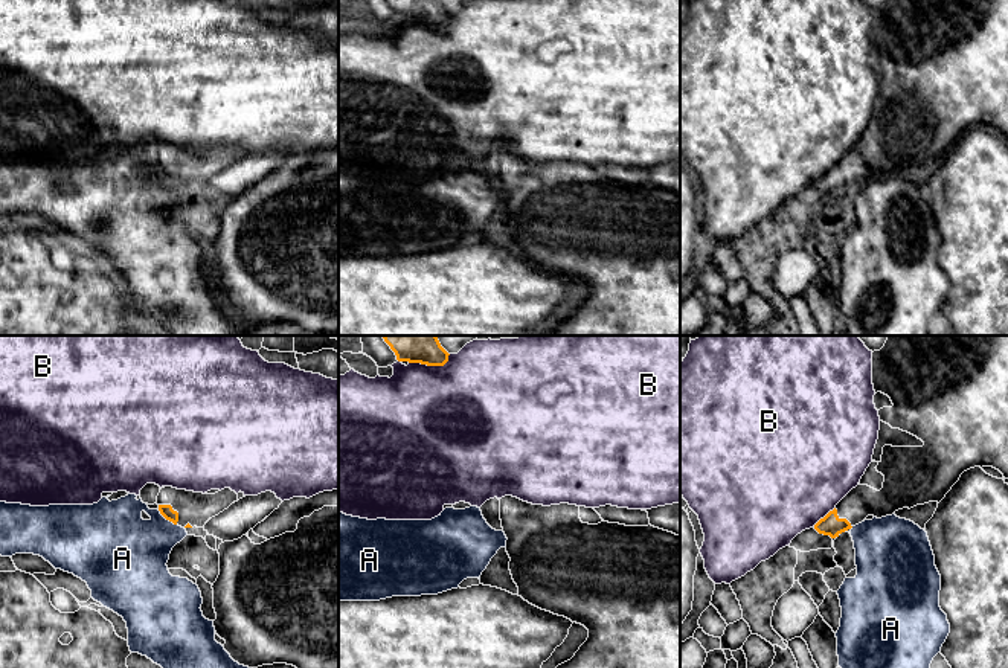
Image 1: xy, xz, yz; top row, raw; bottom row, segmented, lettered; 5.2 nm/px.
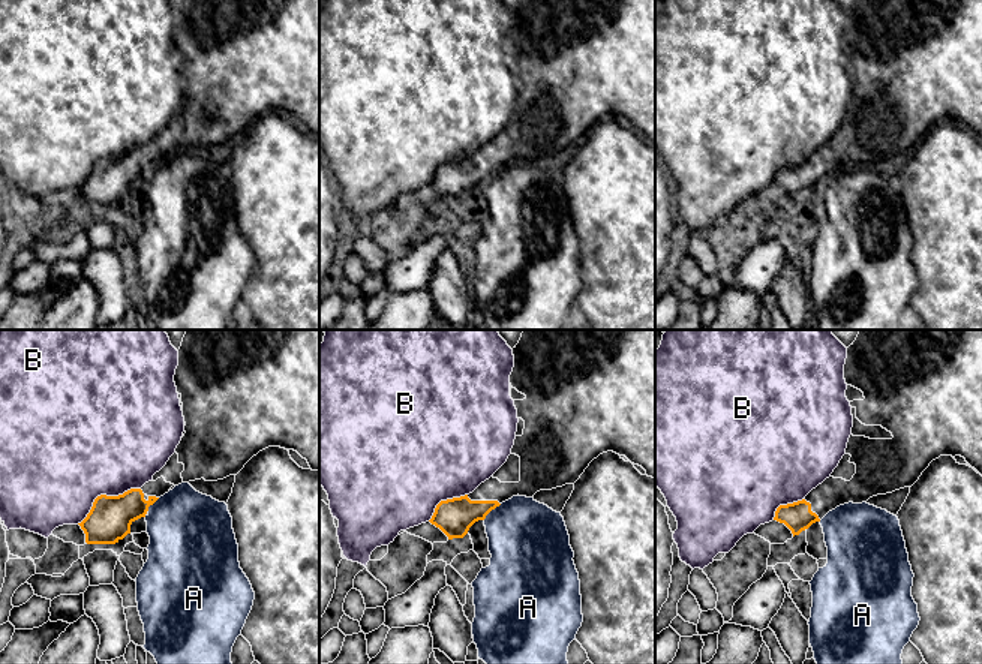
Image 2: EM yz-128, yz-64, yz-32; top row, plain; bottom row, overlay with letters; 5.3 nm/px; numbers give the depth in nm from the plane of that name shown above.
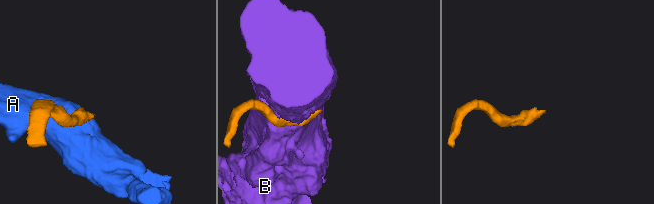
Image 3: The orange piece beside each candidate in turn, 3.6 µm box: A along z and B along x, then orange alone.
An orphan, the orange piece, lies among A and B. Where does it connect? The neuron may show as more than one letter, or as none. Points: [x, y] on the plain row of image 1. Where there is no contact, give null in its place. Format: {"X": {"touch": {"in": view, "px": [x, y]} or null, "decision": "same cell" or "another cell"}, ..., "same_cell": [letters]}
{"A": {"touch": {"in": "xy", "px": [166, 177]}, "decision": "another cell"}, "B": {"touch": {"in": "xz", "px": [430, 23]}, "decision": "another cell"}, "same_cell": []}

